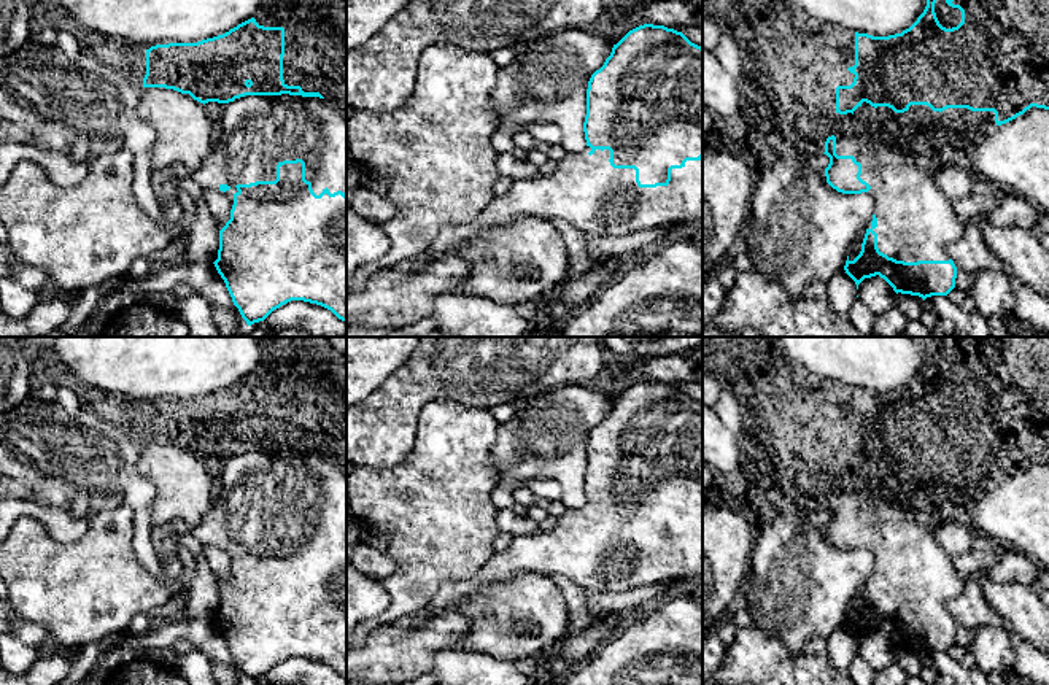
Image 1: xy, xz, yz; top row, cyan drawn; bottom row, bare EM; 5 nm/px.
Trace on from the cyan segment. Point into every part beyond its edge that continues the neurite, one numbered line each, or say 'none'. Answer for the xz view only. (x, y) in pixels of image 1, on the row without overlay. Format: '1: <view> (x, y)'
1: xz (585, 547)

